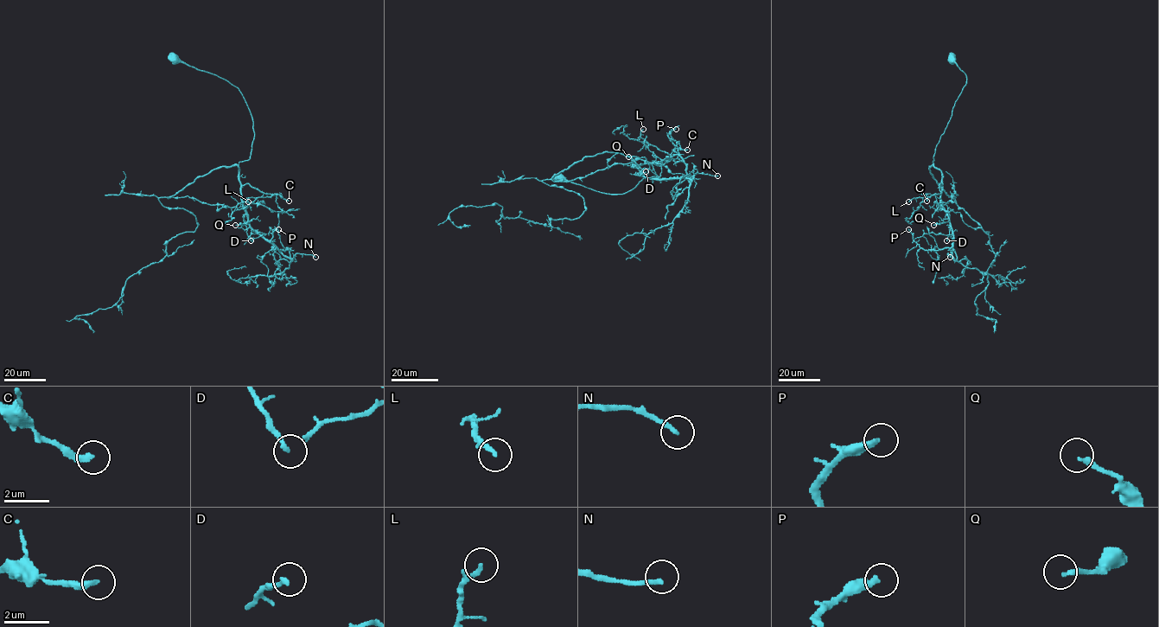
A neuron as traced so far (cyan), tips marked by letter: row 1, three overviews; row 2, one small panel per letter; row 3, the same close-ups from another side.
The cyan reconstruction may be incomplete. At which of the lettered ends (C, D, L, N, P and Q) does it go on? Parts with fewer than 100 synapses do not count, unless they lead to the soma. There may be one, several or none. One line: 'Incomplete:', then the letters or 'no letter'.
Incomplete: no letter

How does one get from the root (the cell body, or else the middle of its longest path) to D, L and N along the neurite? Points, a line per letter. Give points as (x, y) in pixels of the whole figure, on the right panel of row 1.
D: (952, 58), (965, 73), (966, 83), (955, 102), (932, 162), (941, 173), (941, 206), (951, 227), (946, 240)
L: (952, 58), (965, 73), (966, 83), (933, 157), (933, 165), (941, 173), (941, 193), (908, 201)
N: (952, 58), (966, 83), (932, 162), (941, 173), (941, 206), (952, 228), (950, 257)

